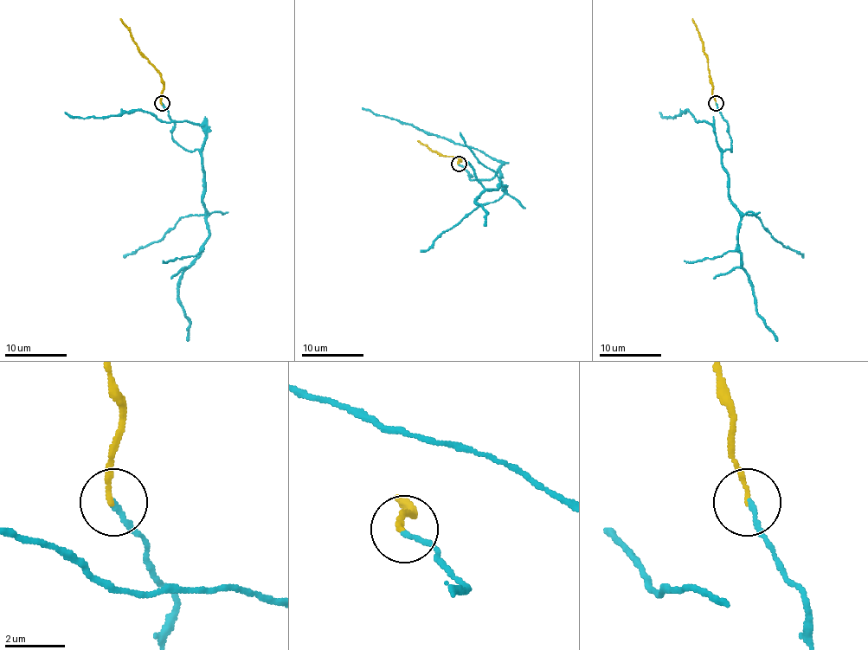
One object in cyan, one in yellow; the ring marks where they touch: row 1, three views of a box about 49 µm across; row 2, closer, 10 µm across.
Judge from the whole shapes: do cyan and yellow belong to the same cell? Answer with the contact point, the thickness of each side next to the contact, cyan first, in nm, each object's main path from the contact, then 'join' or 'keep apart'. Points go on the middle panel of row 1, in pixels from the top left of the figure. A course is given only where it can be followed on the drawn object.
at (459, 164); 170 nm thick on the cyan side, 160 nm on the other; cyan runs (459, 164), (470, 180), (490, 180), (498, 170), (505, 186), (487, 189), (476, 200), (487, 212), (485, 226); yellow runs (459, 164), (461, 161), (458, 158), (433, 151), (418, 141); join

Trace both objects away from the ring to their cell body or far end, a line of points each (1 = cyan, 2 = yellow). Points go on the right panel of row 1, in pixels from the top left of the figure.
1: (716, 104), (731, 139), (722, 164), (729, 201), (741, 216), (741, 266), (763, 324), (777, 341)
2: (716, 104), (704, 43), (693, 19)

